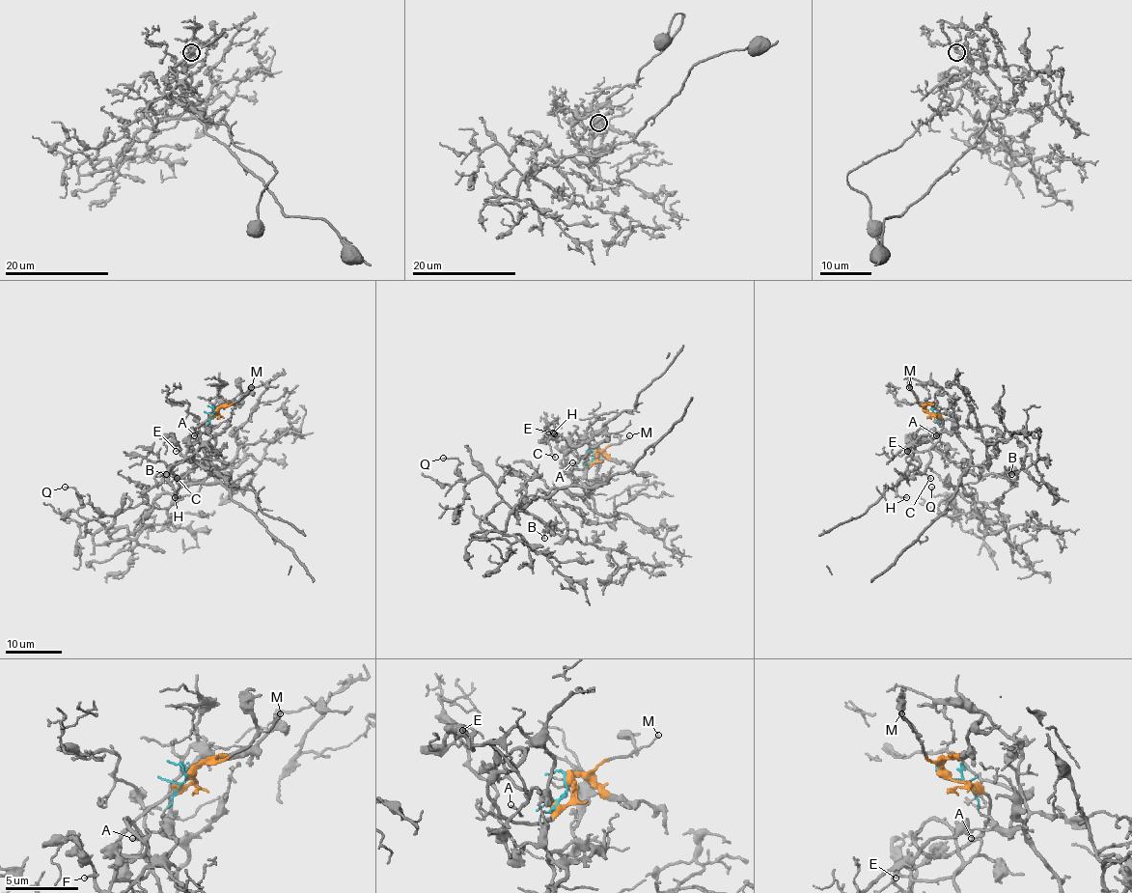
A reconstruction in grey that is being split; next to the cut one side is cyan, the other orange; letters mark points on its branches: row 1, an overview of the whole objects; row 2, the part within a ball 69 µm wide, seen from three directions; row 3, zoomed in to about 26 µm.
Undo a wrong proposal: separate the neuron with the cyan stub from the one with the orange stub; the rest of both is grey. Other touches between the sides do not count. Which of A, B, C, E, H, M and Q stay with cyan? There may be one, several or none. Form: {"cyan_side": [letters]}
{"cyan_side": ["B", "Q"]}

